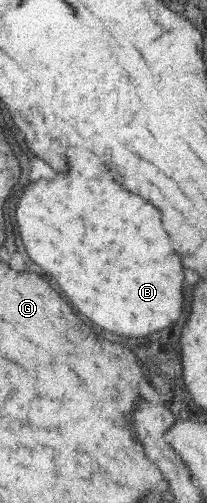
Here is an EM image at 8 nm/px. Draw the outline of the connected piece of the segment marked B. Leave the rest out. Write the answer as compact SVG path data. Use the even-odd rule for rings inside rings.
M62 175L54 181L38 179L26 187L16 203L18 235L28 257L54 277L68 301L92 323L106 331L146 337L158 329L170 327L182 317L182 265L174 253L168 235L160 225L160 213L142 197L130 195L122 185L80 185L76 177L66 185Z

